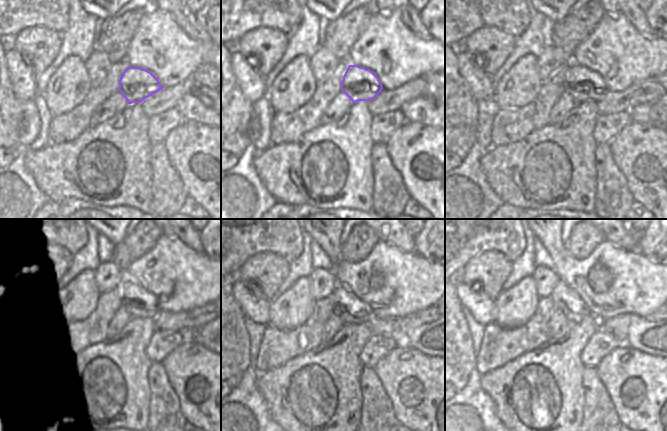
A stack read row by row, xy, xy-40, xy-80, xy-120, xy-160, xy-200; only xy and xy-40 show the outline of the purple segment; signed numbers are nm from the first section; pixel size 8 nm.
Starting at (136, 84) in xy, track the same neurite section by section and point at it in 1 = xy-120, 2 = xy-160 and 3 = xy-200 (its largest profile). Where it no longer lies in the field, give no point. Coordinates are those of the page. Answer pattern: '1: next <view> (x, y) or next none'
1: next xy-120 (138, 302)
2: next xy-160 (356, 310)
3: next xy-200 (562, 293)

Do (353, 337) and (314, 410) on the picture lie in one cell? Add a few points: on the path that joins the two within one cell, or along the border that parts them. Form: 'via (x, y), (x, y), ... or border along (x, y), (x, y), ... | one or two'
via (339, 355), (326, 371), (326, 380), (318, 392) | one

